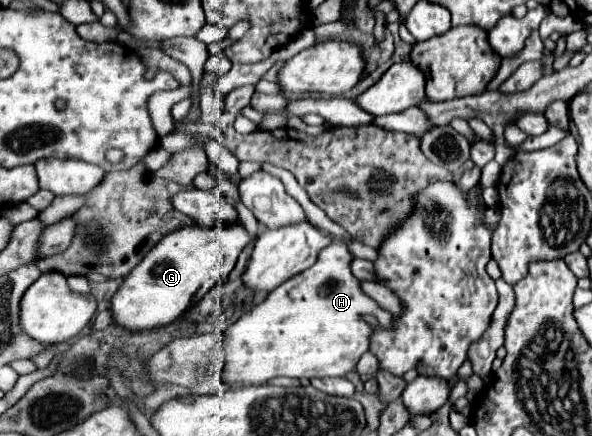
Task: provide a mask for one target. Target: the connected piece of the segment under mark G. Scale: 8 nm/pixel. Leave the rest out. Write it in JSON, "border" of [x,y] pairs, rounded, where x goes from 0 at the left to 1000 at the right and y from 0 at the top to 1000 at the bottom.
{"border":[[[407,507],[394,511],[370,511],[363,521],[340,521],[340,516],[313,516],[285,539],[279,539],[242,594],[238,603],[211,635],[208,654],[201,658],[201,667],[191,677],[188,690],[188,713],[191,713],[191,732],[194,741],[221,755],[221,759],[238,759],[238,755],[258,755],[258,750],[272,750],[282,745],[289,736],[296,736],[309,713],[316,713],[319,704],[326,704],[336,681],[343,681],[360,654],[367,654],[370,644],[383,640],[383,631],[390,626],[390,617],[397,612],[397,599],[404,589],[404,580],[410,571],[417,571],[421,562],[427,562],[427,544],[417,534],[417,525],[410,521]]]}

